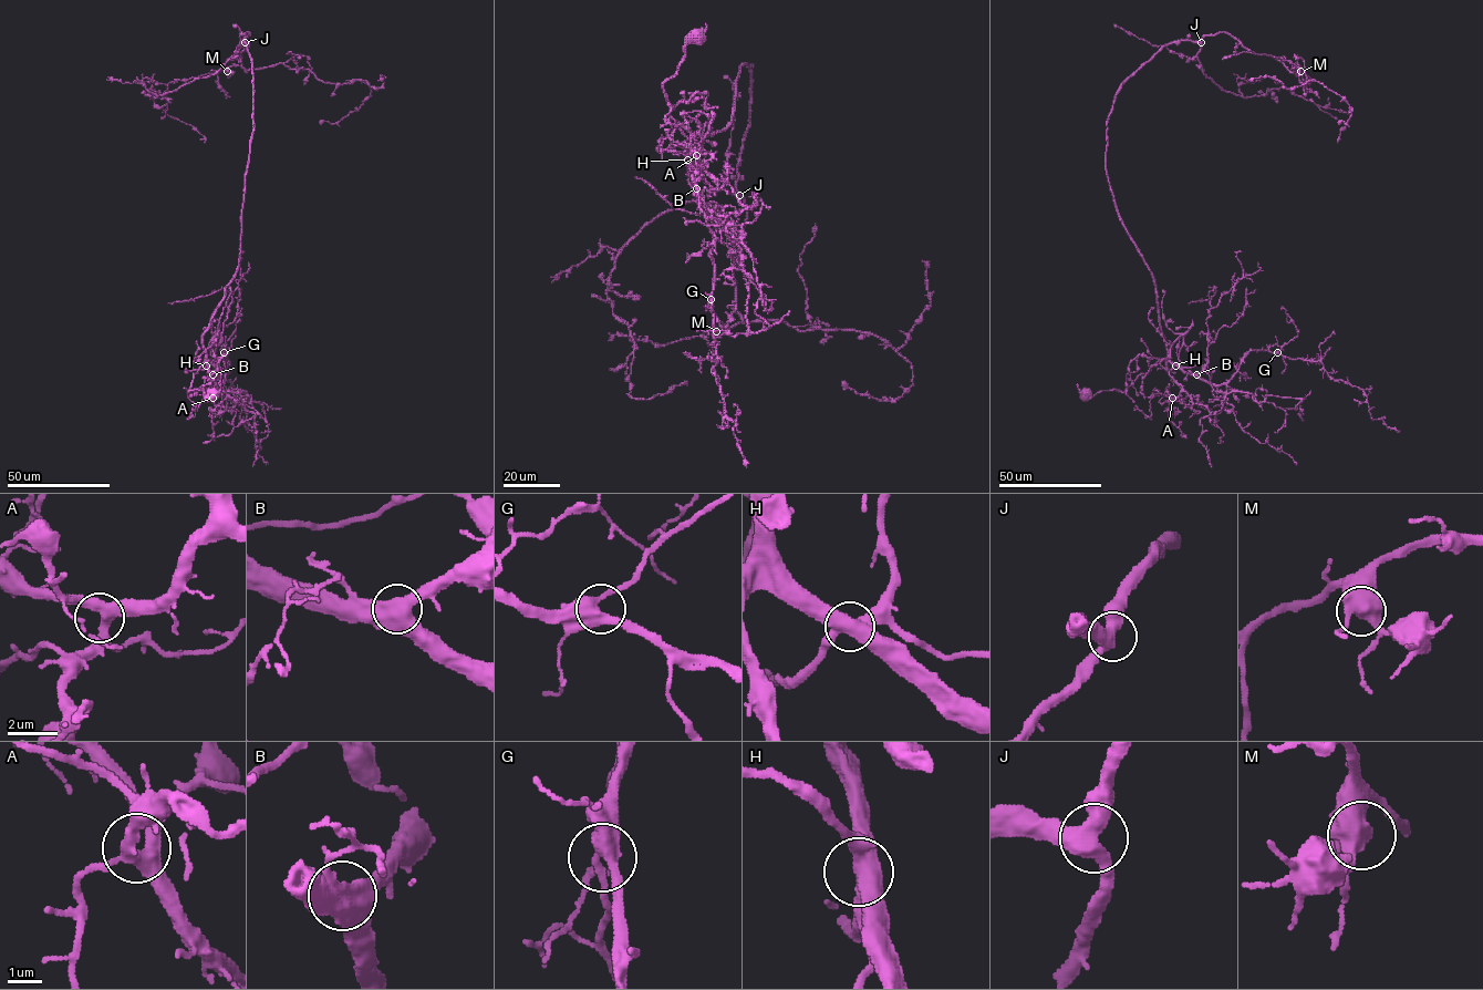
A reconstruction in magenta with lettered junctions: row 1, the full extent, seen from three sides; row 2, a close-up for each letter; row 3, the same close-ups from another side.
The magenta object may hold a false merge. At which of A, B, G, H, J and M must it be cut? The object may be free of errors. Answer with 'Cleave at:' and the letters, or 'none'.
Cleave at: H

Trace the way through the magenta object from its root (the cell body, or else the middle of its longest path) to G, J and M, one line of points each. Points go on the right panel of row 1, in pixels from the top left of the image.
G: (1086, 394), (1088, 399), (1103, 390), (1123, 392), (1162, 360), (1220, 384), (1251, 350), (1277, 352)
J: (1086, 394), (1123, 392), (1168, 360), (1154, 280), (1107, 174), (1107, 120), (1121, 85), (1162, 48), (1201, 42)
M: (1086, 394), (1123, 392), (1168, 360), (1154, 280), (1107, 172), (1121, 85), (1164, 47), (1221, 32), (1300, 71)

